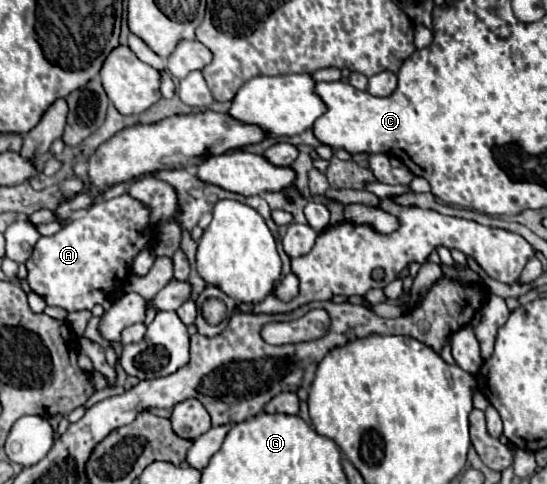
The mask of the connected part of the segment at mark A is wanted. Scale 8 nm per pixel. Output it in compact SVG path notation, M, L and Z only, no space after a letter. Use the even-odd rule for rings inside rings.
M128 194L98 202L88 208L84 218L72 220L54 236L42 236L26 262L30 288L46 298L48 306L60 306L66 312L92 310L110 294L116 294L130 276L132 260L142 248L154 244L154 232L148 224L148 208Z

